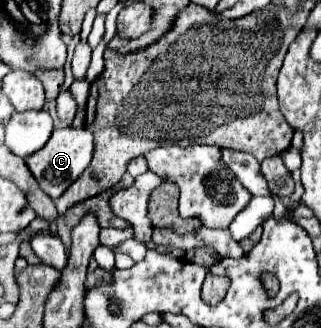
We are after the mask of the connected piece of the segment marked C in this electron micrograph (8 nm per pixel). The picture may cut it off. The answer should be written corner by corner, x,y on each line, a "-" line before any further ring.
62,128
62,130
54,130
50,140
46,142
46,146
42,150
38,150
36,154
26,158
26,164
30,168
30,172
34,174
38,186
52,198
60,198
68,186
88,168
90,160
92,160
92,132
86,128

